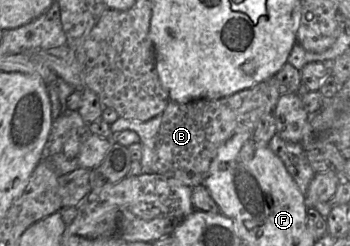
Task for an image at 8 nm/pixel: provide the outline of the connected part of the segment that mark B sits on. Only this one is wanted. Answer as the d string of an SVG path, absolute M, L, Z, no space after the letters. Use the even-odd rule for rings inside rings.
M274 75L249 89L220 99L198 99L183 104L170 100L162 112L156 136L154 174L177 180L190 188L203 184L218 149L236 134L253 133L259 119L273 113L279 97Z

